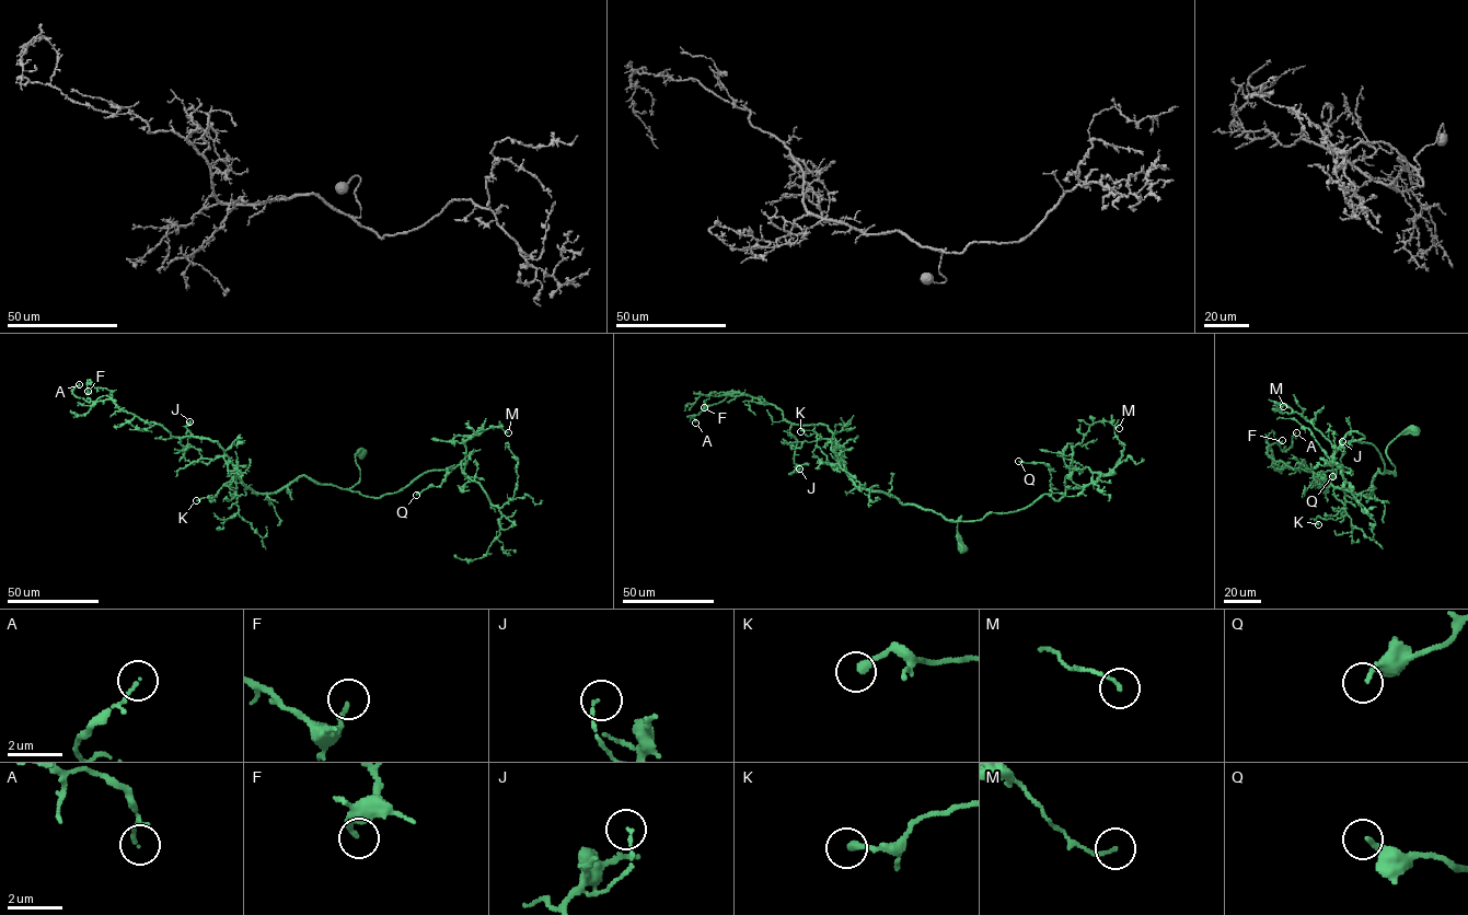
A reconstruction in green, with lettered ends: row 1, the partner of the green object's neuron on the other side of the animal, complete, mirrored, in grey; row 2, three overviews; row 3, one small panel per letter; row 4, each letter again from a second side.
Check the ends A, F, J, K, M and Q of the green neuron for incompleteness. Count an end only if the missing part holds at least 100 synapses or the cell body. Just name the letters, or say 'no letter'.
no letter

